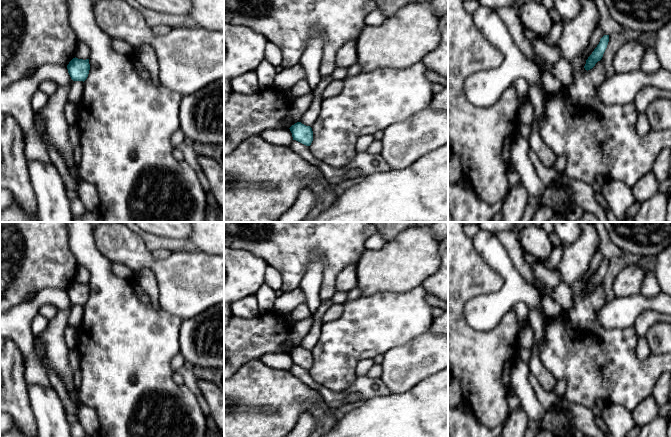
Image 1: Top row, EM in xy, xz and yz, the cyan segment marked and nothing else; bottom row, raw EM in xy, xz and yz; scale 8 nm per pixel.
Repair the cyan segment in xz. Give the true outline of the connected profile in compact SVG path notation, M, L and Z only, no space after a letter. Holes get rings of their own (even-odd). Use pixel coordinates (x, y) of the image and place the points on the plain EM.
M297 346L290 352L293 364L296 364L306 370L310 370L313 365L313 355L310 350Z

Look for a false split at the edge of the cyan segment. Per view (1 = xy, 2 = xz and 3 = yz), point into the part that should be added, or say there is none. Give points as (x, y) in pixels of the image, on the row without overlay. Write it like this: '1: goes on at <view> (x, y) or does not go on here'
1: does not go on here
2: does not go on here
3: does not go on here

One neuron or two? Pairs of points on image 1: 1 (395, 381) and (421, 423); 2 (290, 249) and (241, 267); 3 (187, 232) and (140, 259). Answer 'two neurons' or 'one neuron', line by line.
1: two neurons
2: two neurons
3: two neurons

